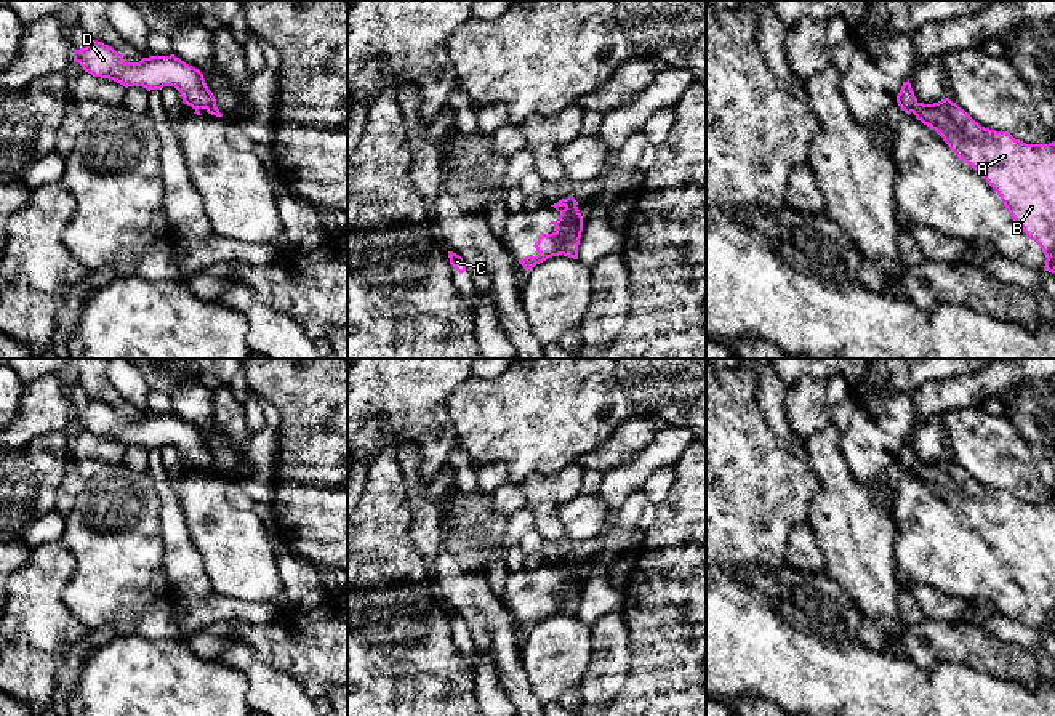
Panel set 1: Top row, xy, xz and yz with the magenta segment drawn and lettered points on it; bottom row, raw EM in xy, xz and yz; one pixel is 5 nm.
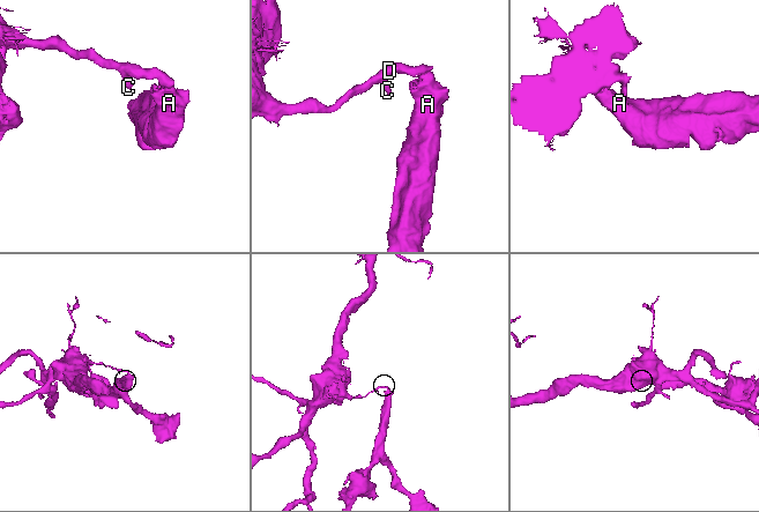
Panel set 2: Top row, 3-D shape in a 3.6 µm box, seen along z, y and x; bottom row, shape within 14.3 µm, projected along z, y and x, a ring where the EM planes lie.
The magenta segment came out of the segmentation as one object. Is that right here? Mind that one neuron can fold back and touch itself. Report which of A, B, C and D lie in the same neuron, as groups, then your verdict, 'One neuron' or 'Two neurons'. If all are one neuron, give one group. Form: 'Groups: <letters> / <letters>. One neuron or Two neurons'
Groups: A B / C D. Two neurons

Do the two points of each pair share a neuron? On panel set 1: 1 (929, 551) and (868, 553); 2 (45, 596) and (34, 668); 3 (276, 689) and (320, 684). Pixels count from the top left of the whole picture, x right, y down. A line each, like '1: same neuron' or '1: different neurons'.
1: different neurons
2: same neuron
3: different neurons

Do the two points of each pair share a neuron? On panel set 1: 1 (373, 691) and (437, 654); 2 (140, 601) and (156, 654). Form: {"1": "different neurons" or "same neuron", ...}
{"1": "same neuron", "2": "different neurons"}

